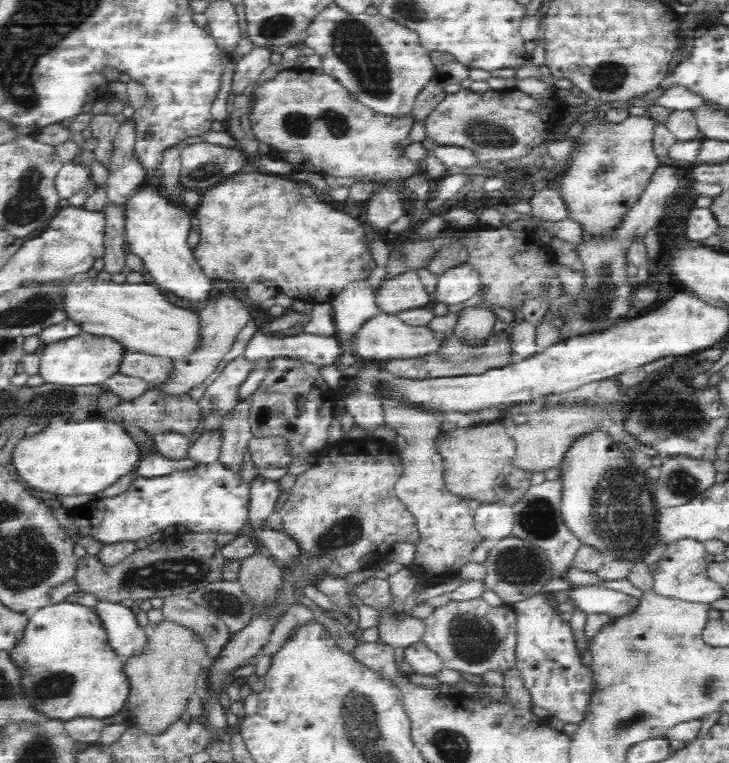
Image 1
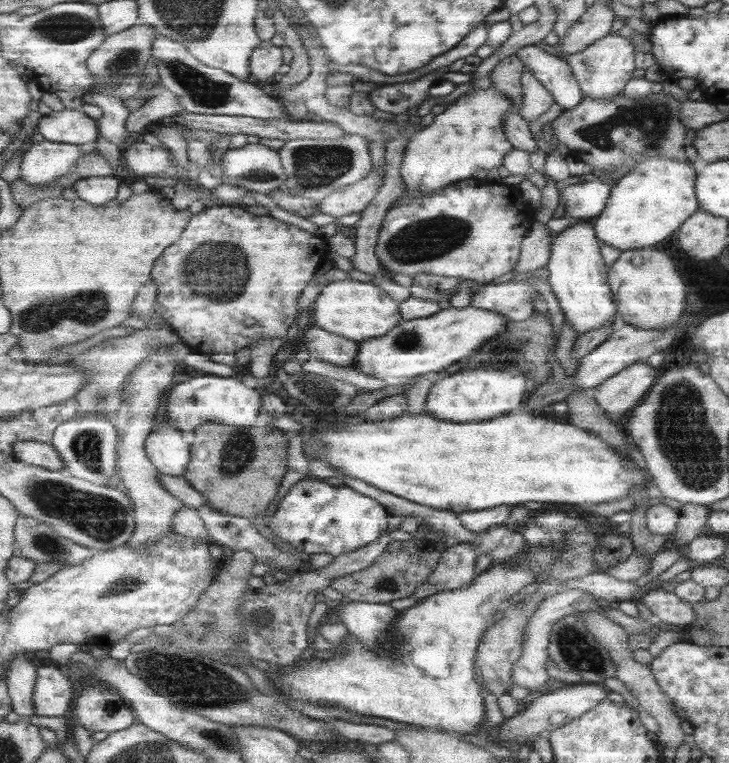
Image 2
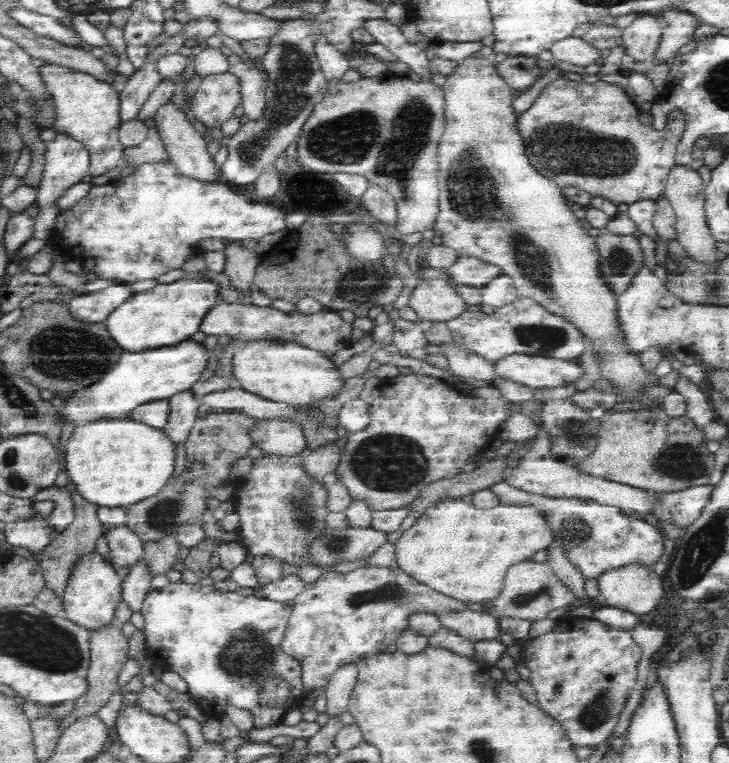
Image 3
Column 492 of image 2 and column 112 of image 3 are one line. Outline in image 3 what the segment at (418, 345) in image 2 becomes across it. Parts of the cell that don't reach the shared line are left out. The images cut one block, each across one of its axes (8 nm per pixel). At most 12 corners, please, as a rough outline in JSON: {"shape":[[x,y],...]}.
{"shape":[[186,274],[132,295],[105,320],[126,352],[190,339],[222,301]]}

